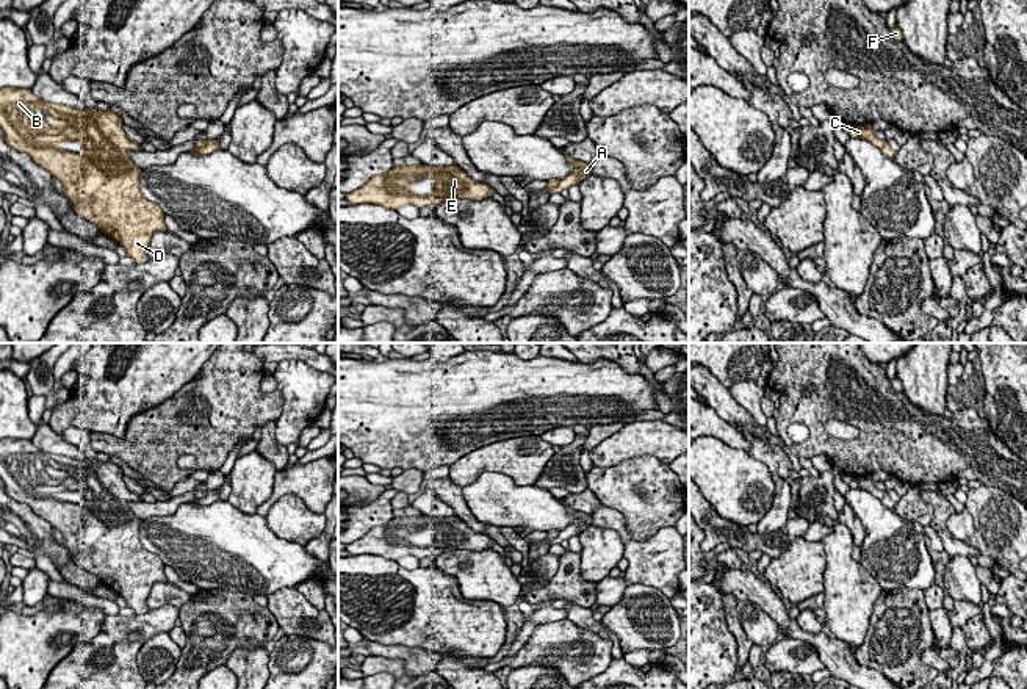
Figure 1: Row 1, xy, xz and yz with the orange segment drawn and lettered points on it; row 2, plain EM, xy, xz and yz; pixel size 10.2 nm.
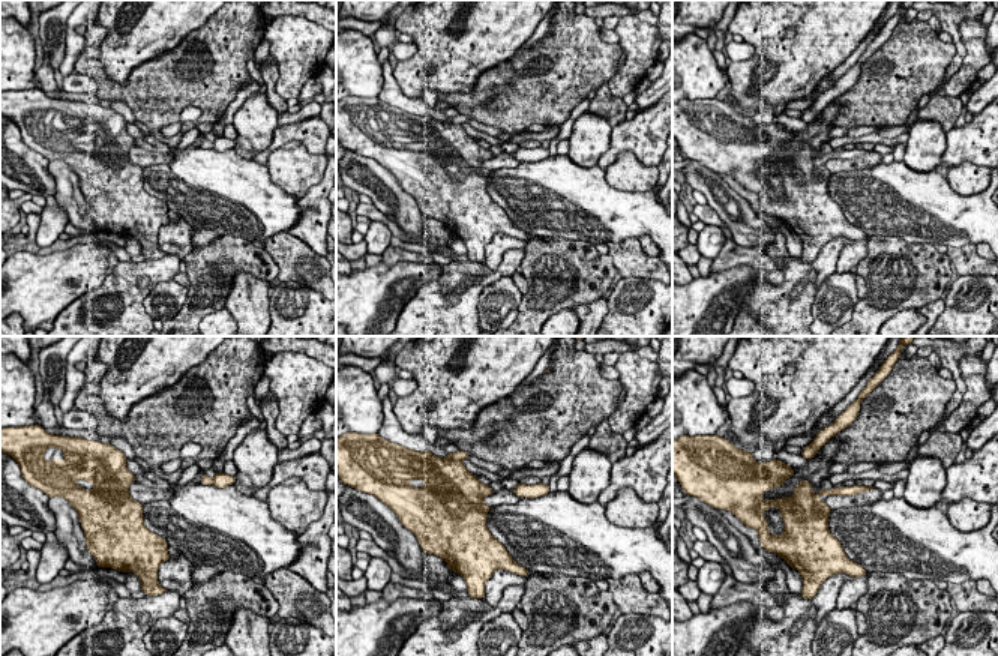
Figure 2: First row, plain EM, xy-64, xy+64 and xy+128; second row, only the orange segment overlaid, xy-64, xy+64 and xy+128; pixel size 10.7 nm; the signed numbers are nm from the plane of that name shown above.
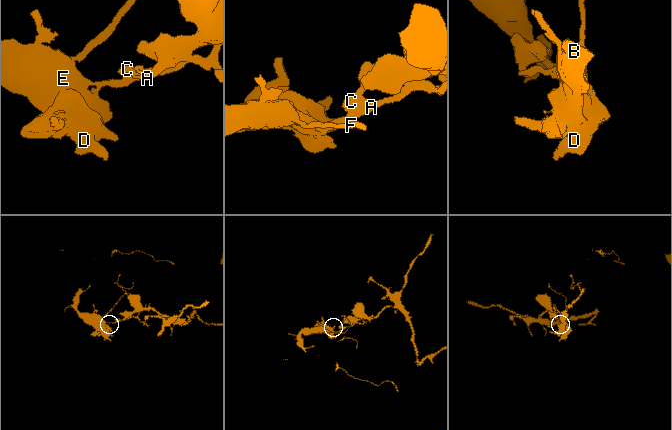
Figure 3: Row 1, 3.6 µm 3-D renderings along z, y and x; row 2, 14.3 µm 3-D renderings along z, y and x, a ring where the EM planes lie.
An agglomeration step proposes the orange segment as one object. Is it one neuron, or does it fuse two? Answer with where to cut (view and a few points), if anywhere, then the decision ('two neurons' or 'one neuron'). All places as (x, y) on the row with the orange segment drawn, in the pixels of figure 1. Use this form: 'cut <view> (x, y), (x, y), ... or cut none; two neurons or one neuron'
cut xy (207, 143), (196, 147); two neurons

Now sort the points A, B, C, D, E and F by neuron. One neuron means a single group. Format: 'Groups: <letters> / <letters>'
Groups: A B D E F / C

